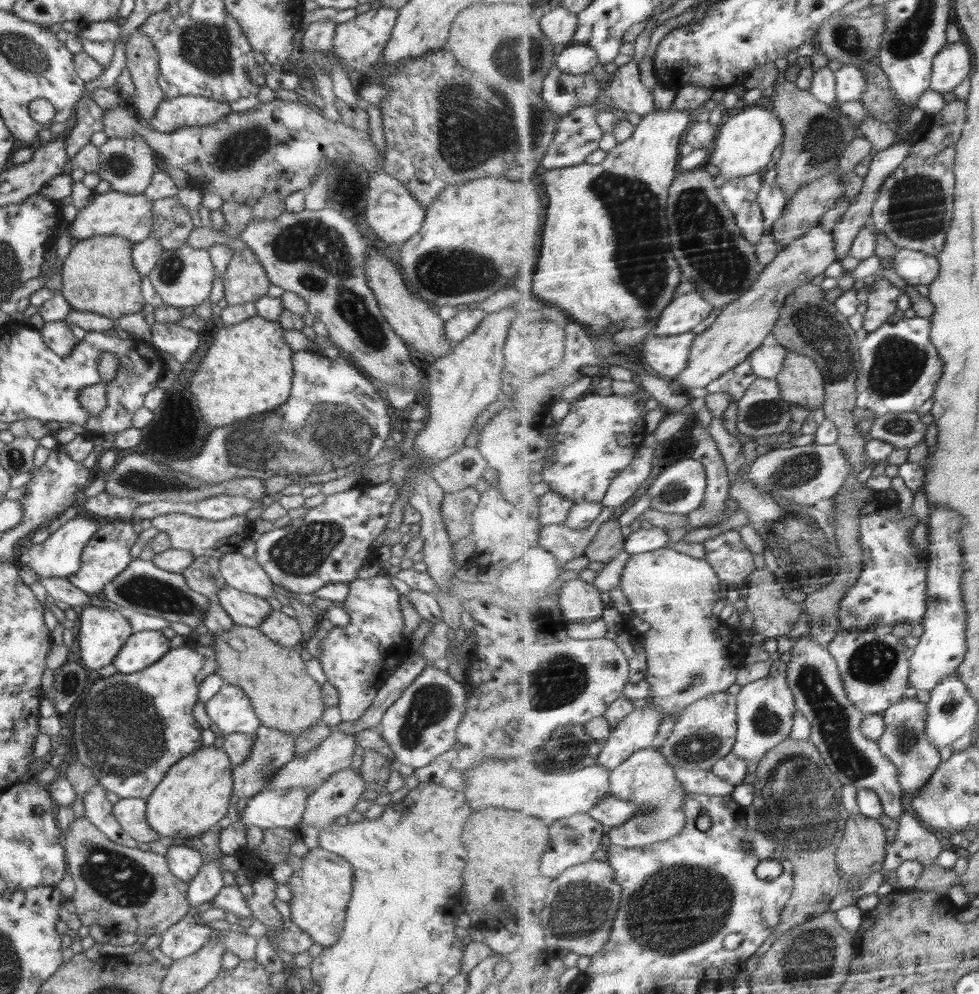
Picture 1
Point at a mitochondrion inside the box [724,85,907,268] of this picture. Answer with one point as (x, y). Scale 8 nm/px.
(823, 138)

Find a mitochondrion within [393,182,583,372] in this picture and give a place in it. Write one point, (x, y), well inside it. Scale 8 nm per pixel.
(442, 274)

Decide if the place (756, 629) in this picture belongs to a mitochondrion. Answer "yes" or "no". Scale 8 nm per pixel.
no

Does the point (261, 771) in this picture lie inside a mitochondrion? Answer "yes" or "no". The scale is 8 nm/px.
yes

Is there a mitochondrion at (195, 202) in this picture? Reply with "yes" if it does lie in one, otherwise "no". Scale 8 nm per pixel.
no

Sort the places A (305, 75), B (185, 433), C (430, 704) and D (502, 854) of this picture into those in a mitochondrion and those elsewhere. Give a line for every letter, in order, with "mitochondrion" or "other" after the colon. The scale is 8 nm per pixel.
A: other
B: other
C: mitochondrion
D: other

